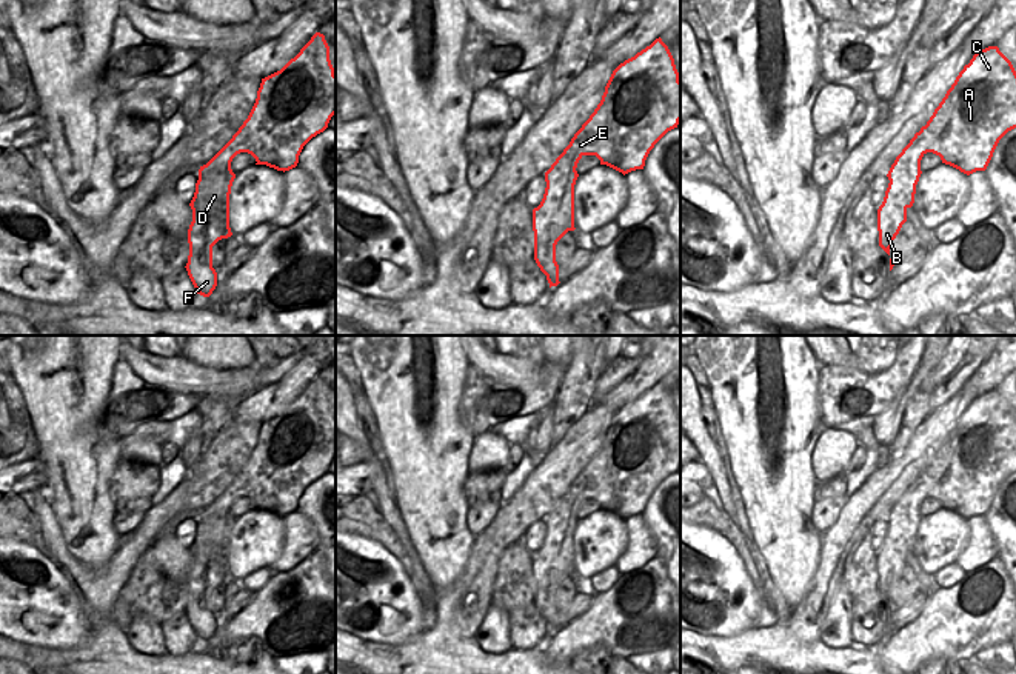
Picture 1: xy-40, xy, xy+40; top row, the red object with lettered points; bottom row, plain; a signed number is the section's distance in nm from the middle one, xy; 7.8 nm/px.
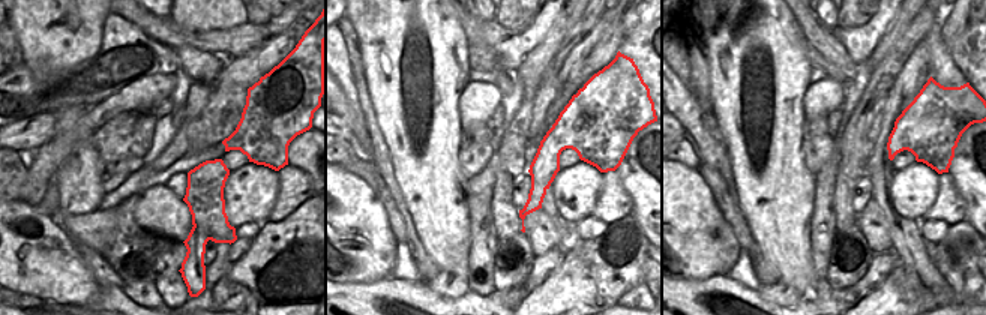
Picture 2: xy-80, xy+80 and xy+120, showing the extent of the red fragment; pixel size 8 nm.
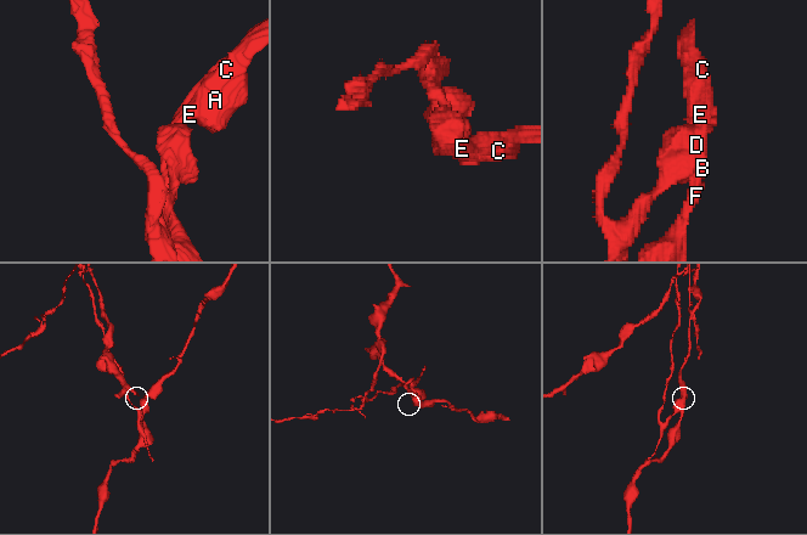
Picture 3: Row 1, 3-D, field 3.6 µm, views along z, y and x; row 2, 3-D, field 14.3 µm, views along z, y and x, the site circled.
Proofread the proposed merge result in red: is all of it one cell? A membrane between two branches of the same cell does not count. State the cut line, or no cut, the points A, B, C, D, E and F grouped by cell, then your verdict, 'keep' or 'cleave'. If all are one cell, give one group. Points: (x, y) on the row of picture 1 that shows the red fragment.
cut xy (574, 162), (558, 176), (570, 230); groups A B C E F / D; cleave

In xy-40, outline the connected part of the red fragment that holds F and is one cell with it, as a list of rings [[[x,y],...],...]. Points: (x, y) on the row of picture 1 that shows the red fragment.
[[[206,208],[192,211],[192,222],[188,229],[189,255],[186,263],[188,275],[203,297],[209,297],[217,286],[217,272],[212,268],[212,246],[225,239],[226,212]]]

